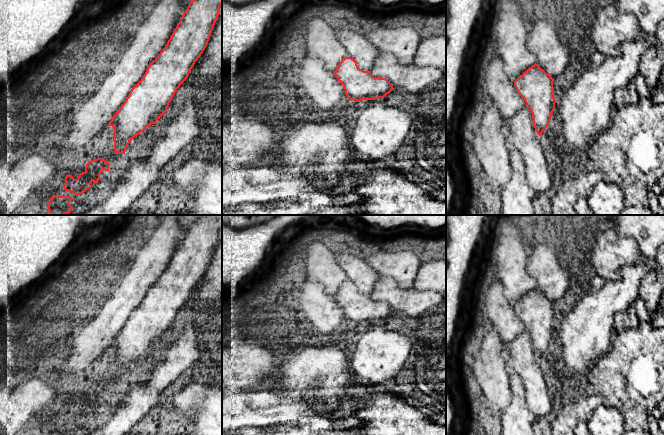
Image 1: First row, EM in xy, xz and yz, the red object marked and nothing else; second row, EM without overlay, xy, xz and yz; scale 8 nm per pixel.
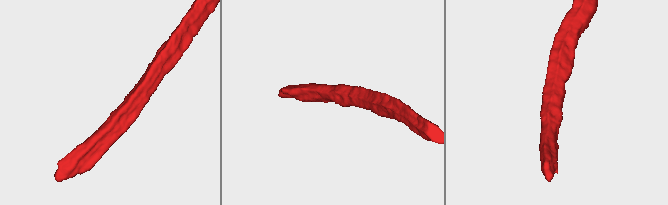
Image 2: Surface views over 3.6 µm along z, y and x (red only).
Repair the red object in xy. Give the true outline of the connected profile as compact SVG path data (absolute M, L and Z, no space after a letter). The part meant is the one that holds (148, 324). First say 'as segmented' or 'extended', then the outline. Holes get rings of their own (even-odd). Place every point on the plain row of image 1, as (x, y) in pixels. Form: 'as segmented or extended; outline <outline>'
as segmented; outline M200 215L189 227L170 263L160 278L150 287L141 304L113 339L108 350L114 352L115 378L125 378L130 365L167 336L170 325L180 309L188 302L195 286L205 274L218 244L222 215Z

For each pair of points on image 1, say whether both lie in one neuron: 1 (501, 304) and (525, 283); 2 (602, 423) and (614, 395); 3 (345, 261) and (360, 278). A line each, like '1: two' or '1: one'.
1: two
2: two
3: one

